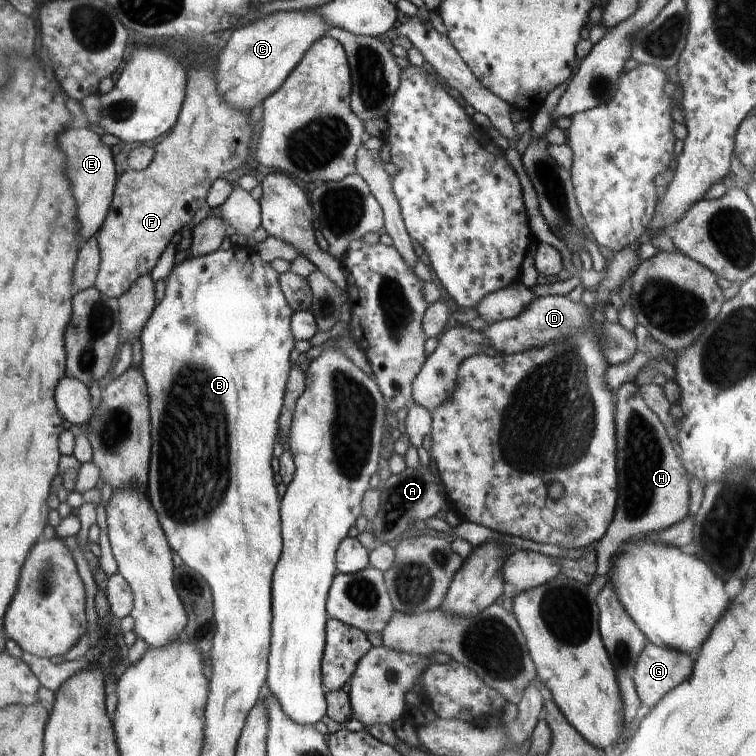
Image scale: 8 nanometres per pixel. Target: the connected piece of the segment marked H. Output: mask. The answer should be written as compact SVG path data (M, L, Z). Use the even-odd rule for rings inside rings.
M634 382L622 383L614 395L615 437L617 442L616 462L619 489L614 518L609 524L609 529L600 541L596 541L593 544L597 551L597 567L588 589L592 596L595 597L602 591L603 586L610 579L608 571L613 565L612 558L626 542L638 536L650 536L653 533L678 524L680 520L686 518L688 508L690 508L690 490L688 488L688 476L686 476L688 472L686 472L683 462L680 462L678 449L668 437L658 416L644 403L644 399L642 399L640 391L636 387Z

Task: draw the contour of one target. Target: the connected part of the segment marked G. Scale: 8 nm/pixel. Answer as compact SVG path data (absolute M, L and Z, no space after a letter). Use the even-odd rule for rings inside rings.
M645 644L635 664L635 689L644 704L656 707L661 698L688 678L694 668L690 655Z

